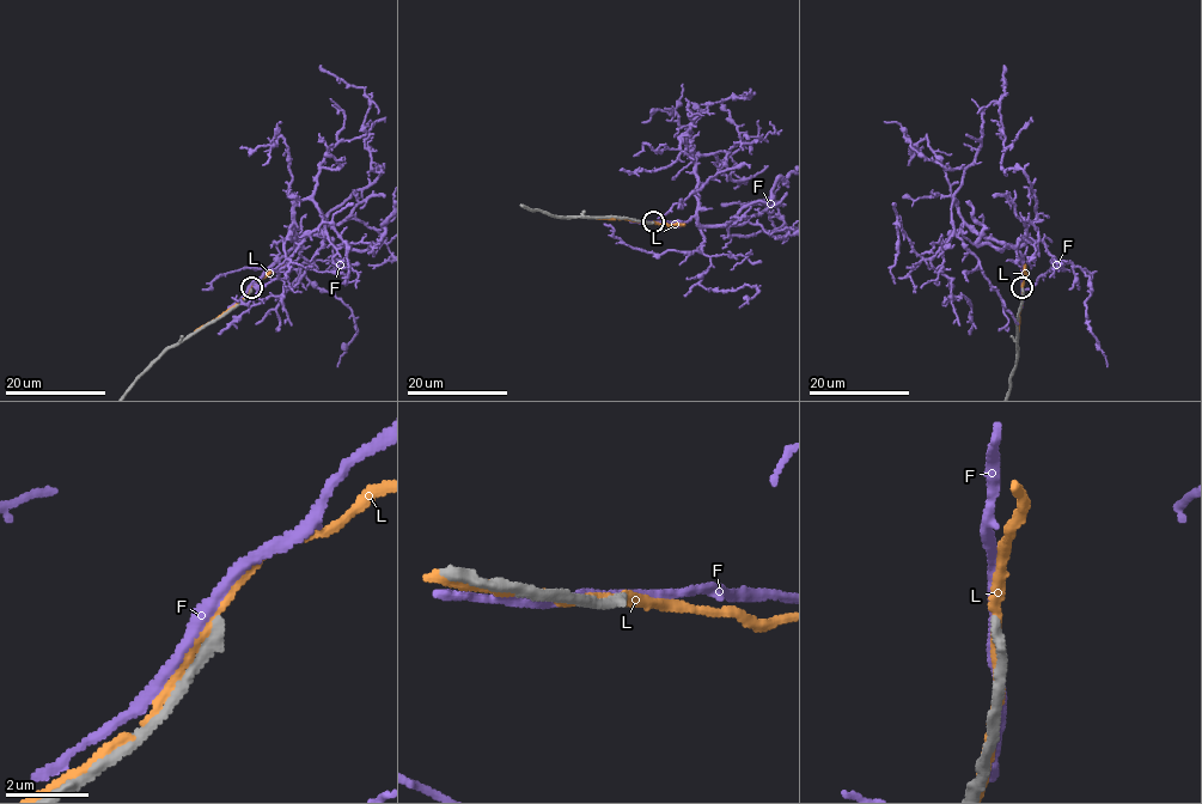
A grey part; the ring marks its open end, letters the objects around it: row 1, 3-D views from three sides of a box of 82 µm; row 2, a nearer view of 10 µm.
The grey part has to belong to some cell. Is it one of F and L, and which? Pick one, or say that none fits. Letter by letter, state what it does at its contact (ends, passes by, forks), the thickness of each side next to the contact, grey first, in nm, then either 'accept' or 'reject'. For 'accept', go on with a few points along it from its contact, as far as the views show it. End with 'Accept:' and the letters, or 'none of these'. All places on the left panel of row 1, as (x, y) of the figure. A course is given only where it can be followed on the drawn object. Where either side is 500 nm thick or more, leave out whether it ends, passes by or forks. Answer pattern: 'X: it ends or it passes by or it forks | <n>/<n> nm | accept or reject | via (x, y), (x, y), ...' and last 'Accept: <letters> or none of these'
F: it passes by | 280/240 nm | reject
L: it passes by | 240/180 nm | reject
Accept: none of these

